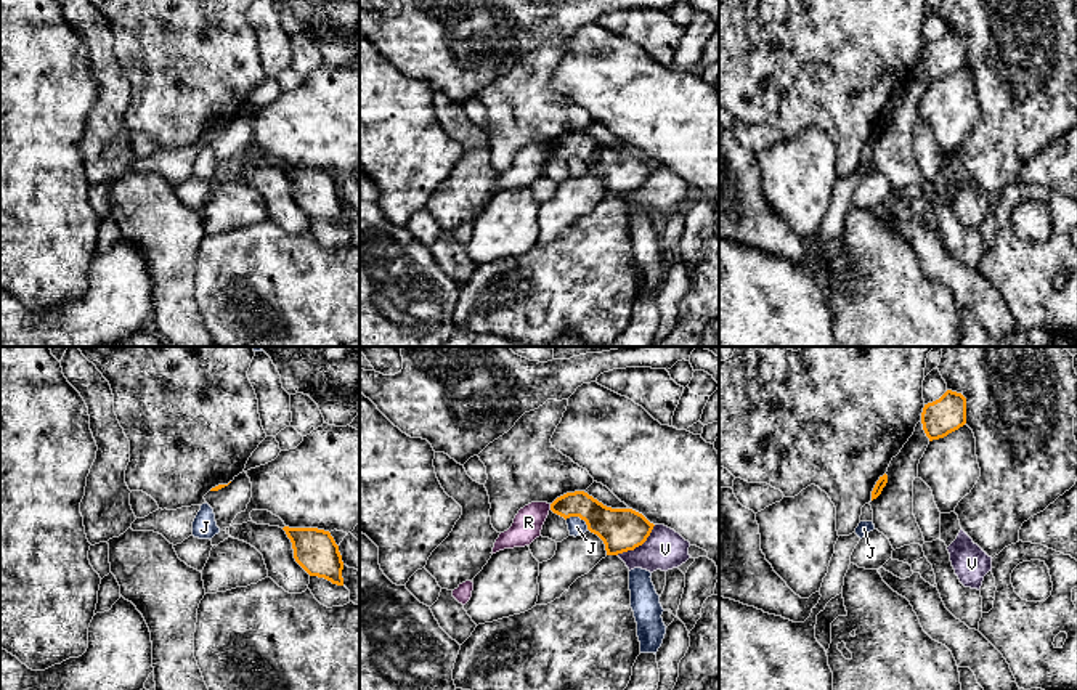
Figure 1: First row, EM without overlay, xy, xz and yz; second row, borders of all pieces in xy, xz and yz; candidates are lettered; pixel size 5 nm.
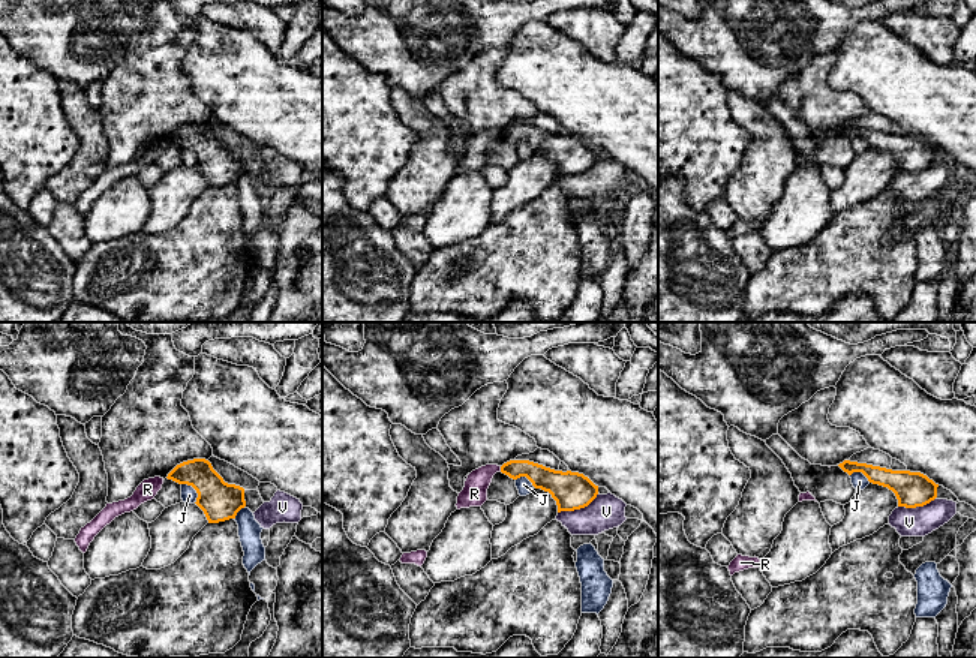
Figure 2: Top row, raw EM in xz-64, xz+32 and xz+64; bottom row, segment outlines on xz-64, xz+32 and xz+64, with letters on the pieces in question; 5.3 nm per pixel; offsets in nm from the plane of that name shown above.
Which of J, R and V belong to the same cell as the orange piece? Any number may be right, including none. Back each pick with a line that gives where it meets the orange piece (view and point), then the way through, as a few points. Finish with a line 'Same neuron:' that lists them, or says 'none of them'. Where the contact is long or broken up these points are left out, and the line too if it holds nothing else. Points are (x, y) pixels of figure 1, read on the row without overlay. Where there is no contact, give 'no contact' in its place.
Same neuron: none of them

